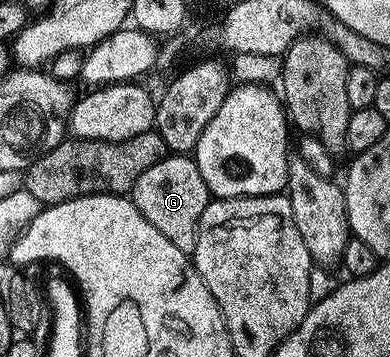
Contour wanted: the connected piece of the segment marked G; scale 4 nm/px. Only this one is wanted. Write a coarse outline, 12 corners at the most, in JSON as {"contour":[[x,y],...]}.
{"contour":[[168,154],[130,199],[177,250],[197,246],[209,203],[187,154]]}

